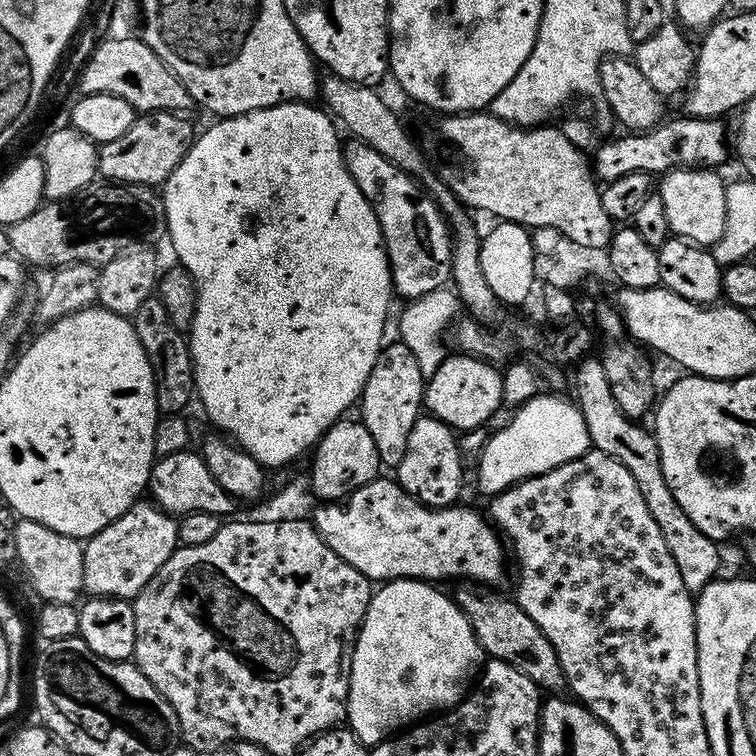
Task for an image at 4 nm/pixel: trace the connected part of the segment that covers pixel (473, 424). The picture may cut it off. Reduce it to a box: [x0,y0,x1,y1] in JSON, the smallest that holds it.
[423,354,503,430]

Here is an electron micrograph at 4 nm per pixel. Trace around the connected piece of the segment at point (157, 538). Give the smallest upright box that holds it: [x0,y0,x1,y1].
[82,502,178,600]

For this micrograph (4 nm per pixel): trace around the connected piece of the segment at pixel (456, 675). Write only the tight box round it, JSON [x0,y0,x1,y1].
[346,578,482,746]

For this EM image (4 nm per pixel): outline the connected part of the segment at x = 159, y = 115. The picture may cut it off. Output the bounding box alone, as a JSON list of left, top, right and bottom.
[99,110,194,185]

